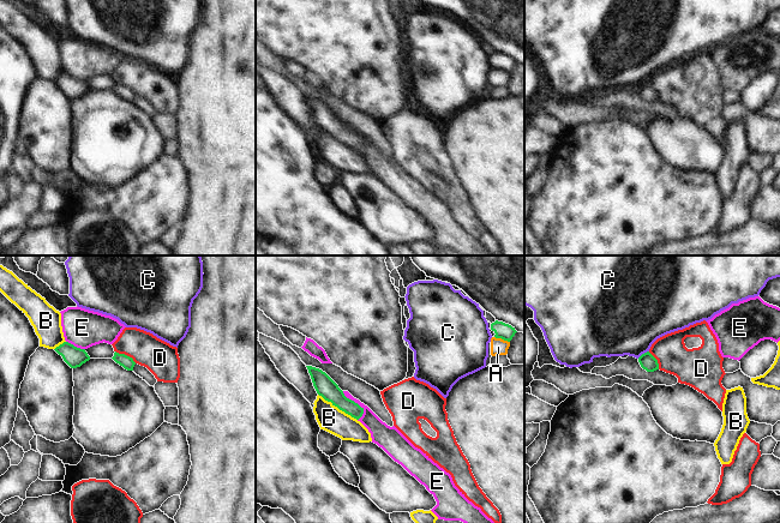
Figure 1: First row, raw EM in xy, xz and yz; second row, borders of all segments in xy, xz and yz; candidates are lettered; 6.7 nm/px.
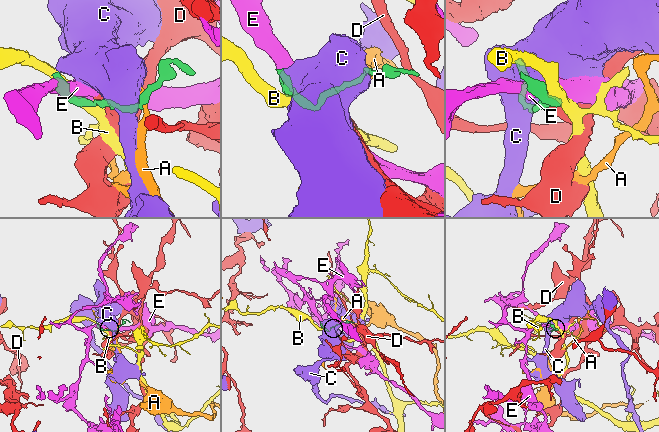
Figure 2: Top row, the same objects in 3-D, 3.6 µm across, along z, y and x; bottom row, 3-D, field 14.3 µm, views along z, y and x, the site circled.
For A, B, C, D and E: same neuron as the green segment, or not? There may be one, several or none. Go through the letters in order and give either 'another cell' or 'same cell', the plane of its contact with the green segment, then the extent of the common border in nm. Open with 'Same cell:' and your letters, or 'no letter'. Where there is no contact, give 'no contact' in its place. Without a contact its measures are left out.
Same cell: no letter
A: another cell; meets green in xz; contact 110 nm long
B: another cell; meets green in xz; contact 320 nm long
C: another cell; meets green in yz; contact 90 nm long
D: another cell; meets green in xy; contact 170 nm long
E: another cell; meets green in xz; contact 220 nm long

